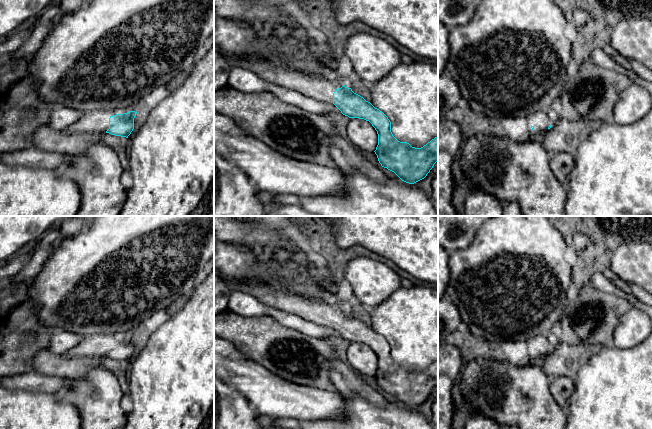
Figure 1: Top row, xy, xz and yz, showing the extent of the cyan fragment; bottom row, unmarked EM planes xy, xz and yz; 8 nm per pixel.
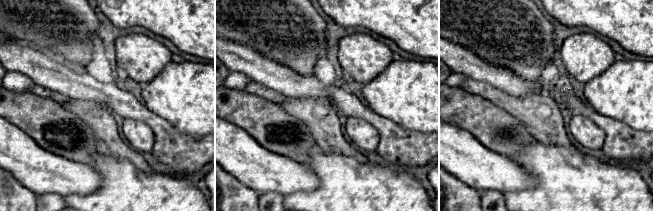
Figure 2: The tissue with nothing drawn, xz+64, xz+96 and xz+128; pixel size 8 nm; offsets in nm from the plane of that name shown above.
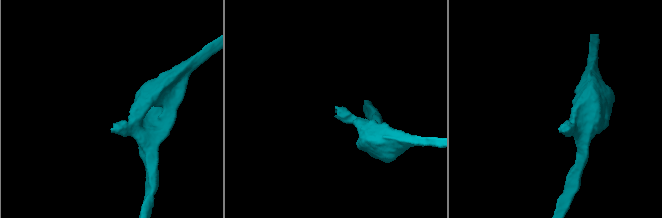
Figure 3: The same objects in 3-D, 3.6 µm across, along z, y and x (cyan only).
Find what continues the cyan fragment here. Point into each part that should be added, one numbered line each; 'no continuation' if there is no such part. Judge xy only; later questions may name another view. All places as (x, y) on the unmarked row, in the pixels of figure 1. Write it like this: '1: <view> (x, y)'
1: xy (94, 346)

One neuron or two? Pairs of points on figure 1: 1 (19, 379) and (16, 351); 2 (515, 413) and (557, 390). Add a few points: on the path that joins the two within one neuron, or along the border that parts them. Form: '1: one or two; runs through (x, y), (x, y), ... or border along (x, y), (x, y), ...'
1: two; border along (31, 369), (10, 377)
2: two; border along (549, 380), (549, 390), (552, 397), (565, 411)

